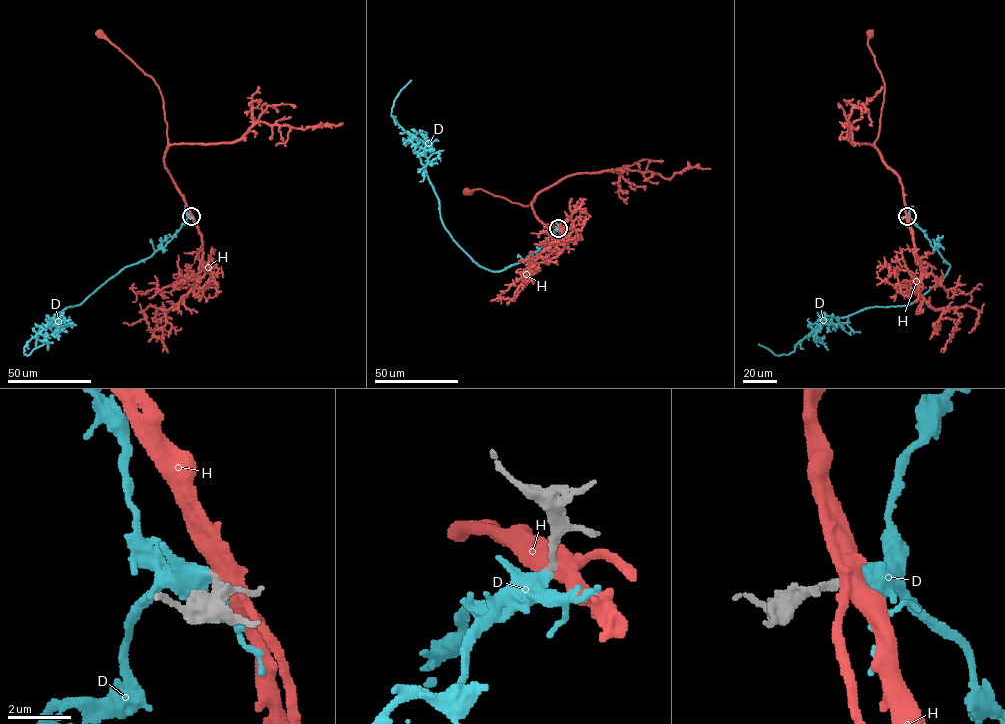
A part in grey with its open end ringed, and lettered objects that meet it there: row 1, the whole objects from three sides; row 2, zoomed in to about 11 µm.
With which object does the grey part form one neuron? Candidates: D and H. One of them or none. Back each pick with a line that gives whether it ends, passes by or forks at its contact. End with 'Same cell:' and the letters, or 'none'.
D: It passes by
Same cell: D

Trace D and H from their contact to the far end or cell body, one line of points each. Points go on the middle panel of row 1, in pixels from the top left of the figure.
D: (558, 228), (538, 251), (502, 270), (472, 259), (444, 226), (415, 150), (418, 139), (391, 116), (411, 80)
H: (558, 228), (538, 219), (531, 206), (535, 196), (534, 201), (525, 206), (481, 189), (468, 192)

